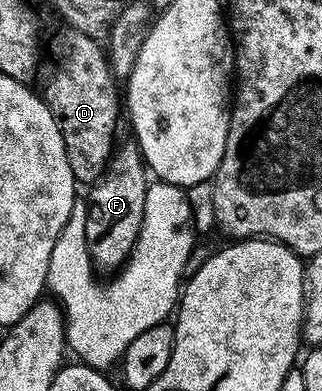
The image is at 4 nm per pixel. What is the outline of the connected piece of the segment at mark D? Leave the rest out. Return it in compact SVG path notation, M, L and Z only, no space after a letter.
M70 27L63 31L54 33L52 41L46 44L47 55L52 55L56 65L42 91L42 99L58 122L72 176L78 182L95 182L105 175L118 144L116 127L120 116L122 120L122 92L116 89L118 77L112 72L101 41L86 38L86 34Z

